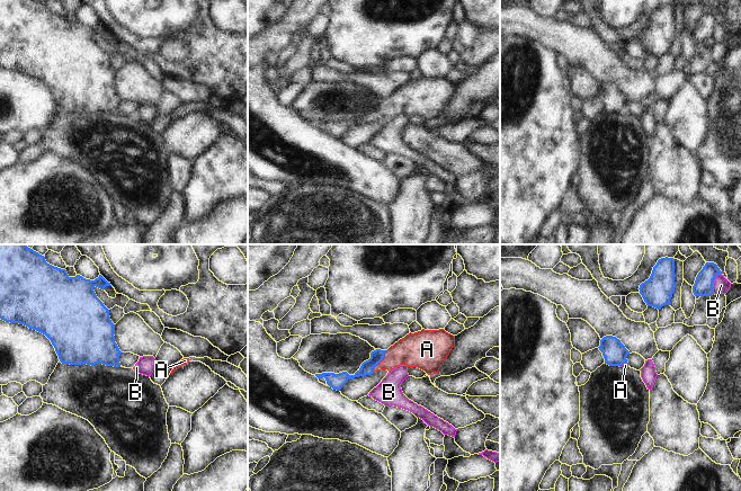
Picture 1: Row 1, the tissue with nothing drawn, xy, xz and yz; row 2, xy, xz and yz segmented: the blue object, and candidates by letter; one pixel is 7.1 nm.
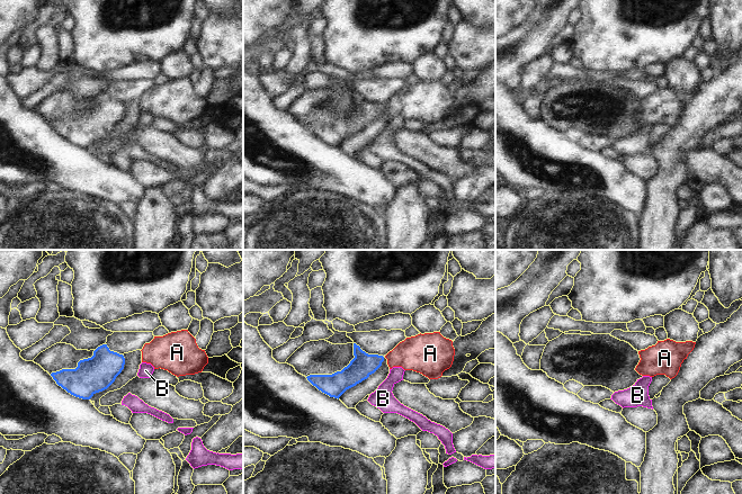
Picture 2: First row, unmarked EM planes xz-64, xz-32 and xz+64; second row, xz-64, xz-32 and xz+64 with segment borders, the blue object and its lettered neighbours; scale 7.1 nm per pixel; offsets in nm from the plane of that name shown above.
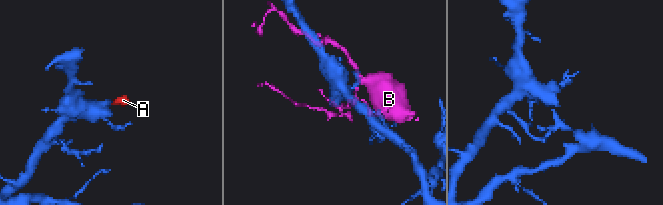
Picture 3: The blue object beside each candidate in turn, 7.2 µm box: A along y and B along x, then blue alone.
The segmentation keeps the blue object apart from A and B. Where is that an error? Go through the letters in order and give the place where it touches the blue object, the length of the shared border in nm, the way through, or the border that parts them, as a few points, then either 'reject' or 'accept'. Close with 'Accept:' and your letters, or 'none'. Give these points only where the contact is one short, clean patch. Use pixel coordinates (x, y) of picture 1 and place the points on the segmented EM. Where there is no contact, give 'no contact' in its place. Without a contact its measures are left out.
A: meets blue in xz at (380, 362); contact 190 nm long; runs through xz (376, 356), (380, 362), (412, 350); accept
B: meets blue in yz at (713, 282); contact 170 nm long; border along yz (721, 273), (714, 279), (712, 293); reject
Accept: A

